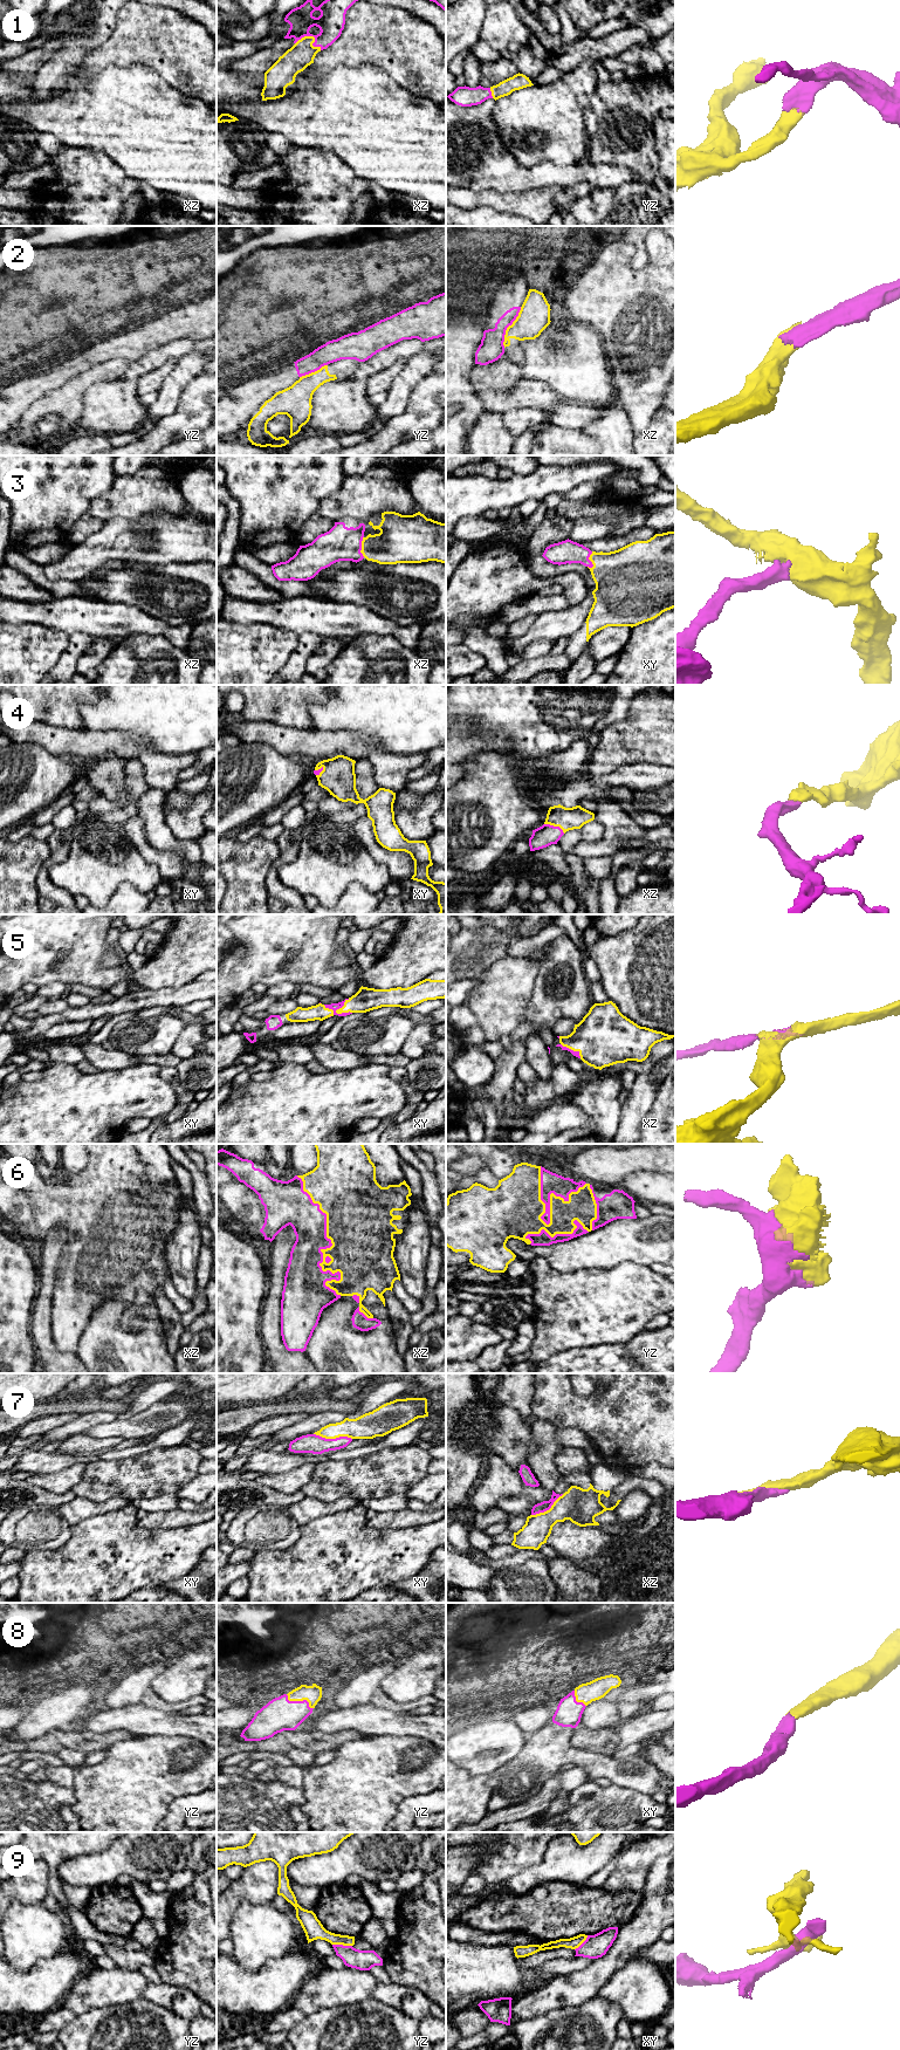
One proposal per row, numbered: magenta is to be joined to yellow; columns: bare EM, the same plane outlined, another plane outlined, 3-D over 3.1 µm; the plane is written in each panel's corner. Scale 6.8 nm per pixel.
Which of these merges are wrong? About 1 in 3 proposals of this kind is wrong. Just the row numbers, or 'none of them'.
2, 7, 9

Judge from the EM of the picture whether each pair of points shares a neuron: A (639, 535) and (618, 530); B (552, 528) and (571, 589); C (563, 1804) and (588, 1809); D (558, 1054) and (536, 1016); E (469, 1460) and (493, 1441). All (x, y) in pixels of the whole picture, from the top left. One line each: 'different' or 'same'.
A: different
B: different
C: different
D: different
E: different

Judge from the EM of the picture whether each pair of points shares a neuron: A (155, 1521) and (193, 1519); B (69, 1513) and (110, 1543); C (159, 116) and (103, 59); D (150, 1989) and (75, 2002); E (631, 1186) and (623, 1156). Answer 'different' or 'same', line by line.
A: same
B: different
C: different
D: same
E: different

